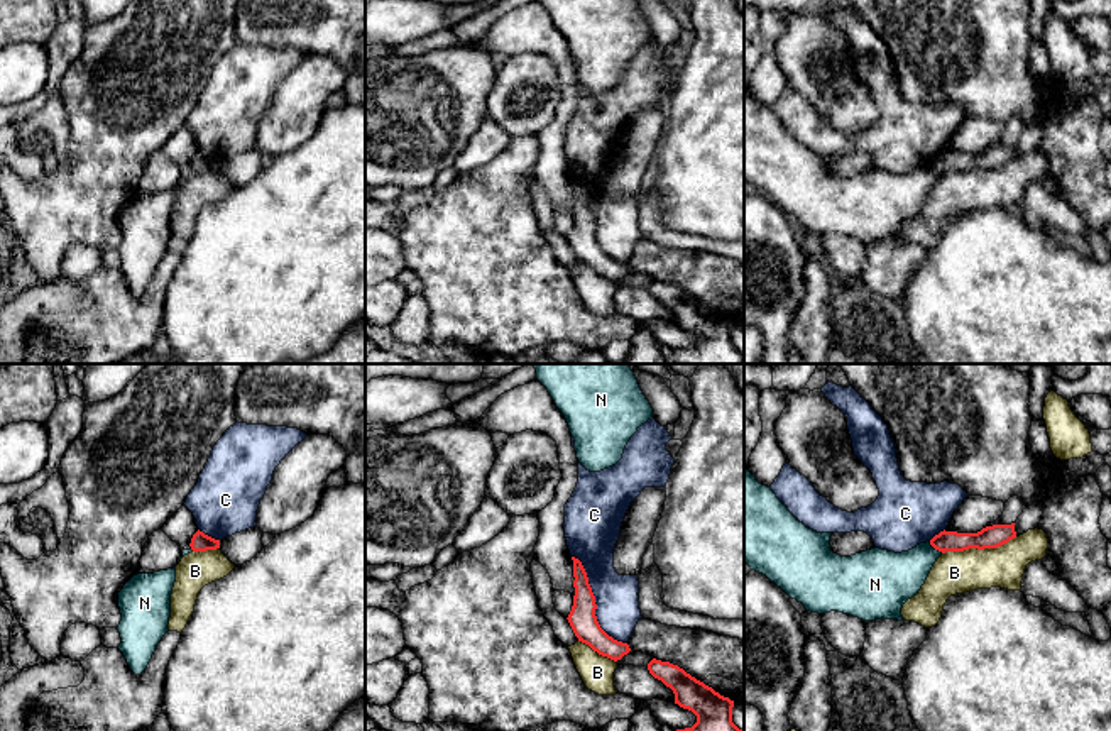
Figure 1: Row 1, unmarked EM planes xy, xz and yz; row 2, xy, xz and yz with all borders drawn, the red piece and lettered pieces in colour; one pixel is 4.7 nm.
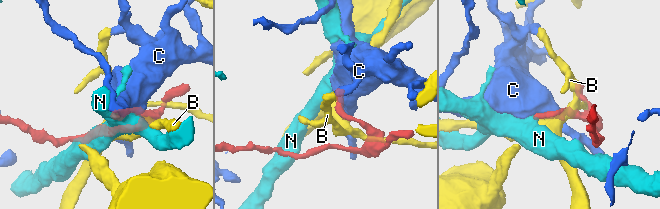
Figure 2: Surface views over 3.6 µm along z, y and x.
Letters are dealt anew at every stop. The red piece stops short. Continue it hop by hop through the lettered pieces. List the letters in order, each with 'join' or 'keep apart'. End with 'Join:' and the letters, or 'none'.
B: keep apart
C: keep apart
N: keep apart
Join: none

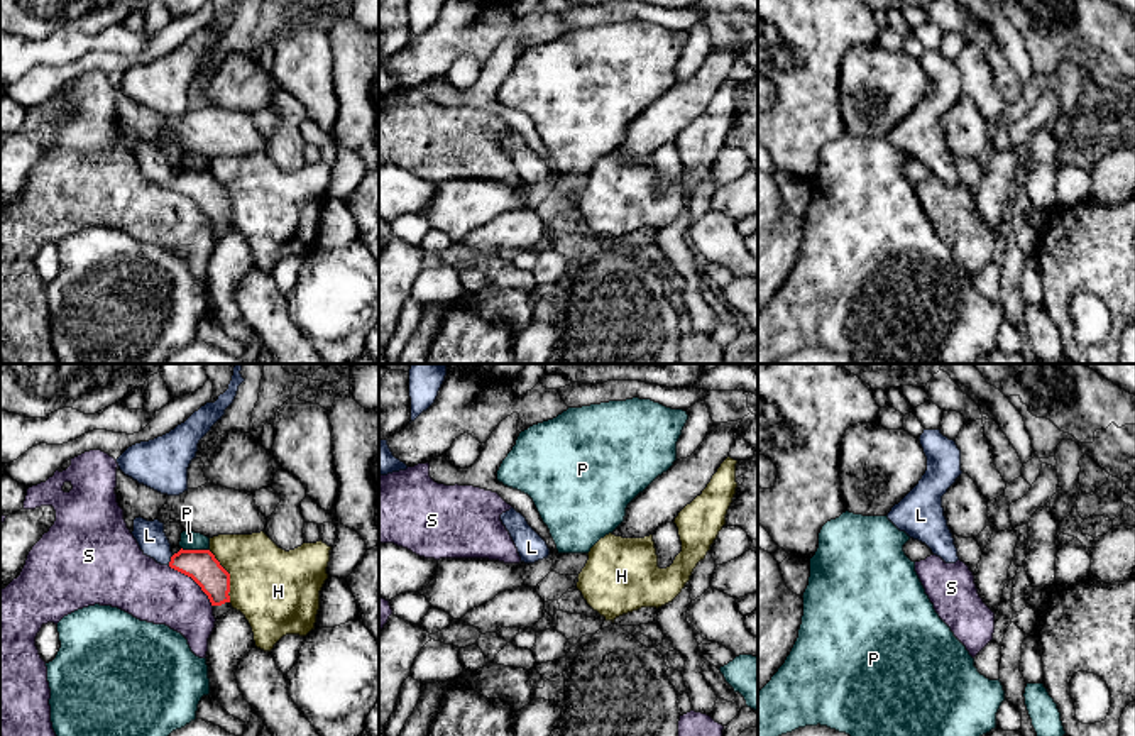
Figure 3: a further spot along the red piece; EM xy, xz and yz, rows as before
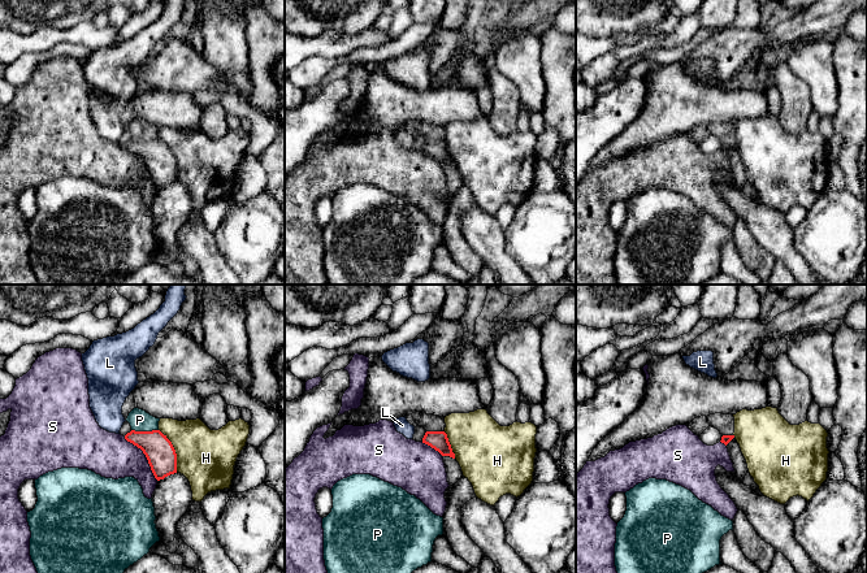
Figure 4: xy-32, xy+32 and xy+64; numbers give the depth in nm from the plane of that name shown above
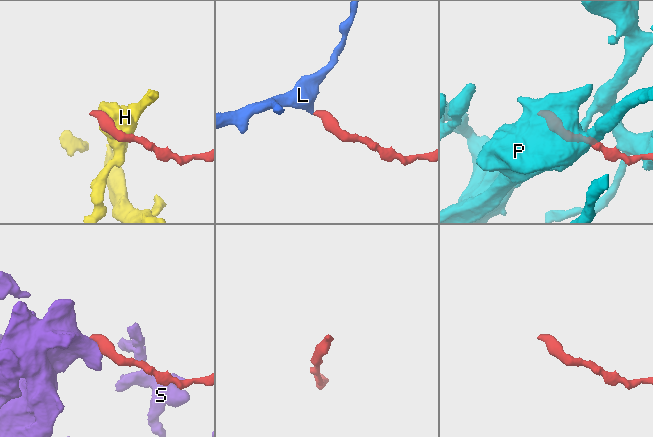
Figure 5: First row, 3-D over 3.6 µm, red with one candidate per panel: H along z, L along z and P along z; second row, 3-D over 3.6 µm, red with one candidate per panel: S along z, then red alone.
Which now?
H: keep apart
L: join
P: keep apart
S: keep apart
Join: L

